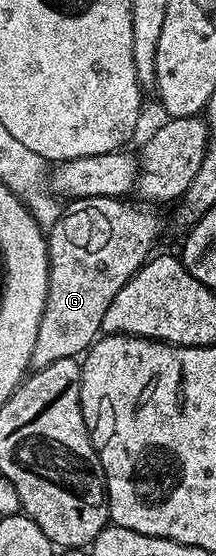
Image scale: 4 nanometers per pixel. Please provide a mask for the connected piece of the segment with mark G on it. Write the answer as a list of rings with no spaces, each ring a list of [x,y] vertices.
[[[117,196],[78,197],[72,203],[75,205],[68,212],[66,209],[59,221],[46,233],[49,286],[45,310],[41,314],[41,326],[37,326],[37,342],[33,342],[32,369],[44,368],[49,366],[49,362],[75,358],[86,353],[100,335],[105,310],[109,310],[109,302],[117,298],[117,290],[121,290],[121,286],[125,286],[131,275],[147,263],[152,255],[151,247],[159,236],[159,216],[150,212],[155,211],[150,207],[126,202],[126,199]]]

